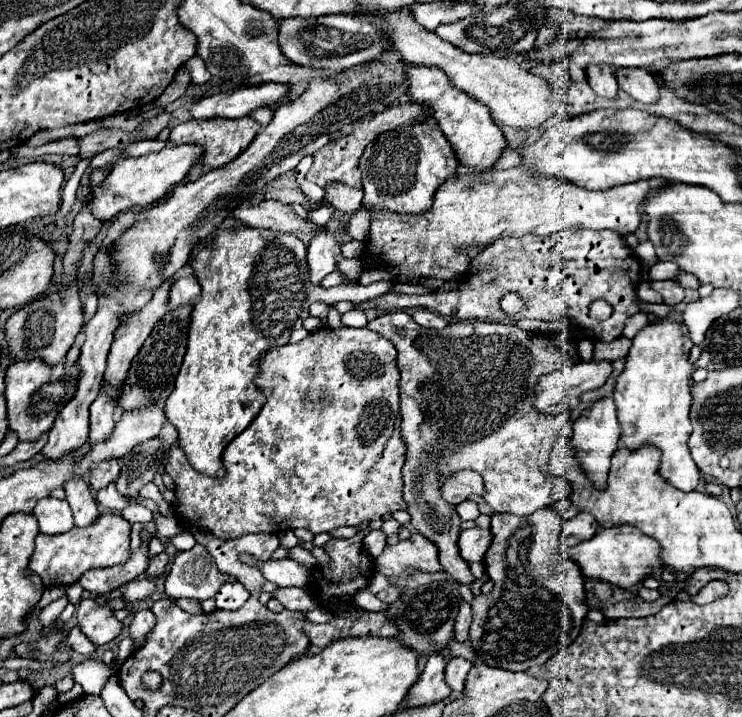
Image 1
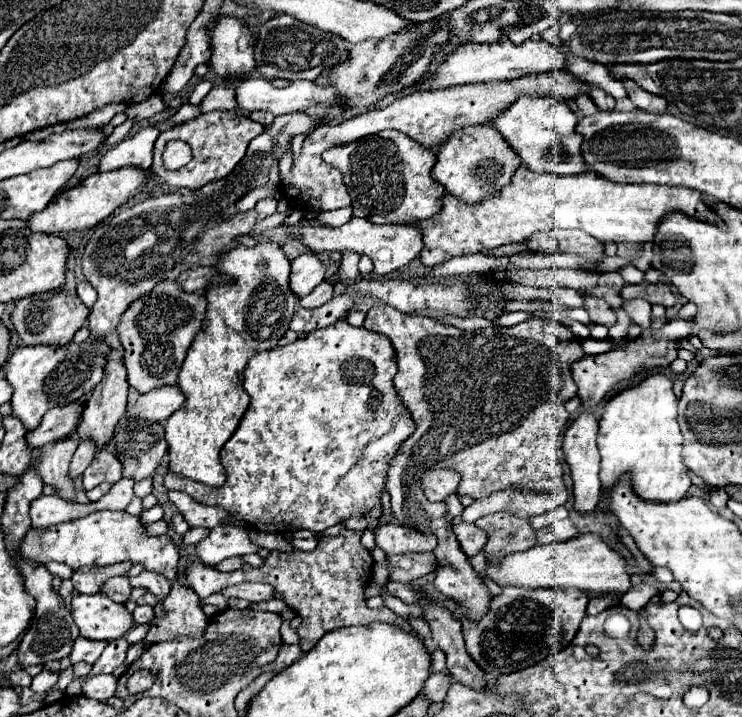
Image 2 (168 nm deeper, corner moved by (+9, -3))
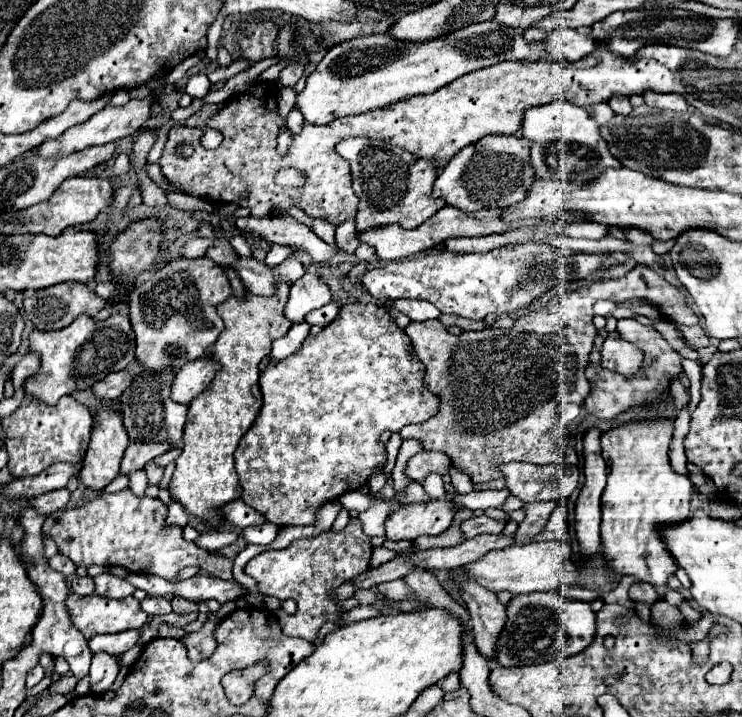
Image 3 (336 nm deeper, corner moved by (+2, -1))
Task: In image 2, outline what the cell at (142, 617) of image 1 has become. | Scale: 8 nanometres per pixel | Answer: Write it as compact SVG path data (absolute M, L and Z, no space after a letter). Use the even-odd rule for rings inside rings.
M141 604L133 610L133 618L135 618L135 624L145 624L145 622L151 622L155 618L155 610L147 604Z

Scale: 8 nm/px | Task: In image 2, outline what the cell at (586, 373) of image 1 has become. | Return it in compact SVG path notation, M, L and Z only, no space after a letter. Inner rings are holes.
M675 318L671 322L667 322L663 328L653 330L653 328L645 328L643 334L639 334L635 340L627 342L627 346L619 348L619 350L611 350L605 354L597 354L597 356L585 356L583 360L575 362L571 366L573 372L573 380L579 386L579 398L583 406L597 406L607 392L615 390L623 380L633 378L637 372L645 372L651 368L667 368L675 358L677 358L677 338L679 336L687 336L685 332L689 330L689 324L681 318Z

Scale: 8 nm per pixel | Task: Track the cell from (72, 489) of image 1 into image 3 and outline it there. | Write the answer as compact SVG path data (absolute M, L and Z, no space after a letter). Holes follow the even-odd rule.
M72 396L60 398L58 406L42 406L42 402L34 402L34 398L24 398L20 408L2 420L2 426L8 436L8 470L14 478L24 478L36 476L56 462L80 462L88 450L92 412Z

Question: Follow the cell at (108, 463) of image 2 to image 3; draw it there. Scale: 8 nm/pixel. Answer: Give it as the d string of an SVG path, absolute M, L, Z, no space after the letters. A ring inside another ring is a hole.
M130 444L124 452L124 458L122 458L122 464L120 464L120 474L132 474L136 470L142 470L146 462L150 462L152 458L164 454L170 446L166 444Z

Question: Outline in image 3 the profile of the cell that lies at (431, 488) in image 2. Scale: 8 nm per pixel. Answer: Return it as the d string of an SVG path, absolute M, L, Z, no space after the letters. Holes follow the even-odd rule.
M418 452L416 456L412 456L406 464L406 474L418 482L418 484L424 484L426 476L436 472L440 476L446 476L448 474L448 468L450 468L450 458L446 458L444 454L426 454L426 452Z

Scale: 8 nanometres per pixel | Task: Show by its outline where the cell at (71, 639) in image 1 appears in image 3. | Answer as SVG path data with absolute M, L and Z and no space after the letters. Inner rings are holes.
M126 630L122 634L108 634L108 636L94 636L88 640L90 650L96 652L106 652L106 654L122 654L130 650L140 636L140 630Z

